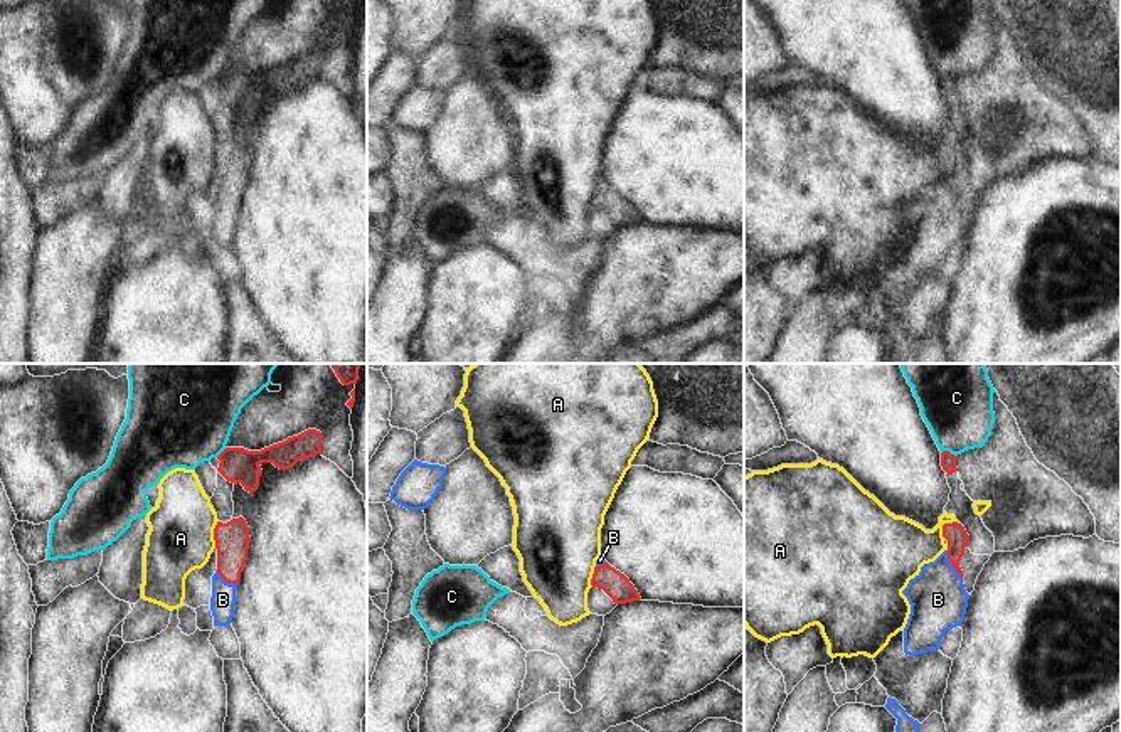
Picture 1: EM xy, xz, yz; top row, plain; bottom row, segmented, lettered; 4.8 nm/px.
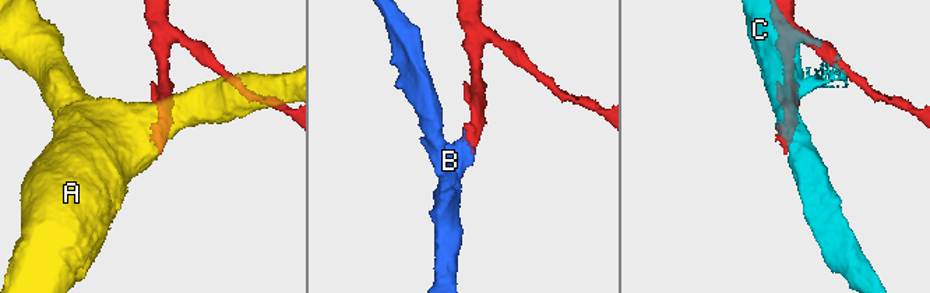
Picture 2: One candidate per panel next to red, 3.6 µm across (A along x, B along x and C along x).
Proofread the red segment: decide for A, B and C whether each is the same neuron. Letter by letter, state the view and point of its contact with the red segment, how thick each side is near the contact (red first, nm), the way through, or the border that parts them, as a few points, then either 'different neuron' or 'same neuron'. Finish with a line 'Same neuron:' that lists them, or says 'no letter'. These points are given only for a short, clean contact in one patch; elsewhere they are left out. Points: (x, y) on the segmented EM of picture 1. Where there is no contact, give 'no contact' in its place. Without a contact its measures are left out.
A: meets red in yz at (943, 530); 100 nm thick on the red side, 320 nm on the other; border along yz (956, 520), (943, 525), (948, 549); different neuron
B: meets red in yz at (953, 566); 100 nm thick on the red side, 280 nm on the other; runs through yz (955, 534), (953, 566), (940, 583), (938, 599); same neuron
C: meets red in yz at (948, 451); 80 nm thick on the red side, 360 nm on the other; different neuron
Same neuron: B

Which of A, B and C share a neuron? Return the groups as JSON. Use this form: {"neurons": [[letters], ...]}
{"neurons": [["A"], ["B"], ["C"]]}

